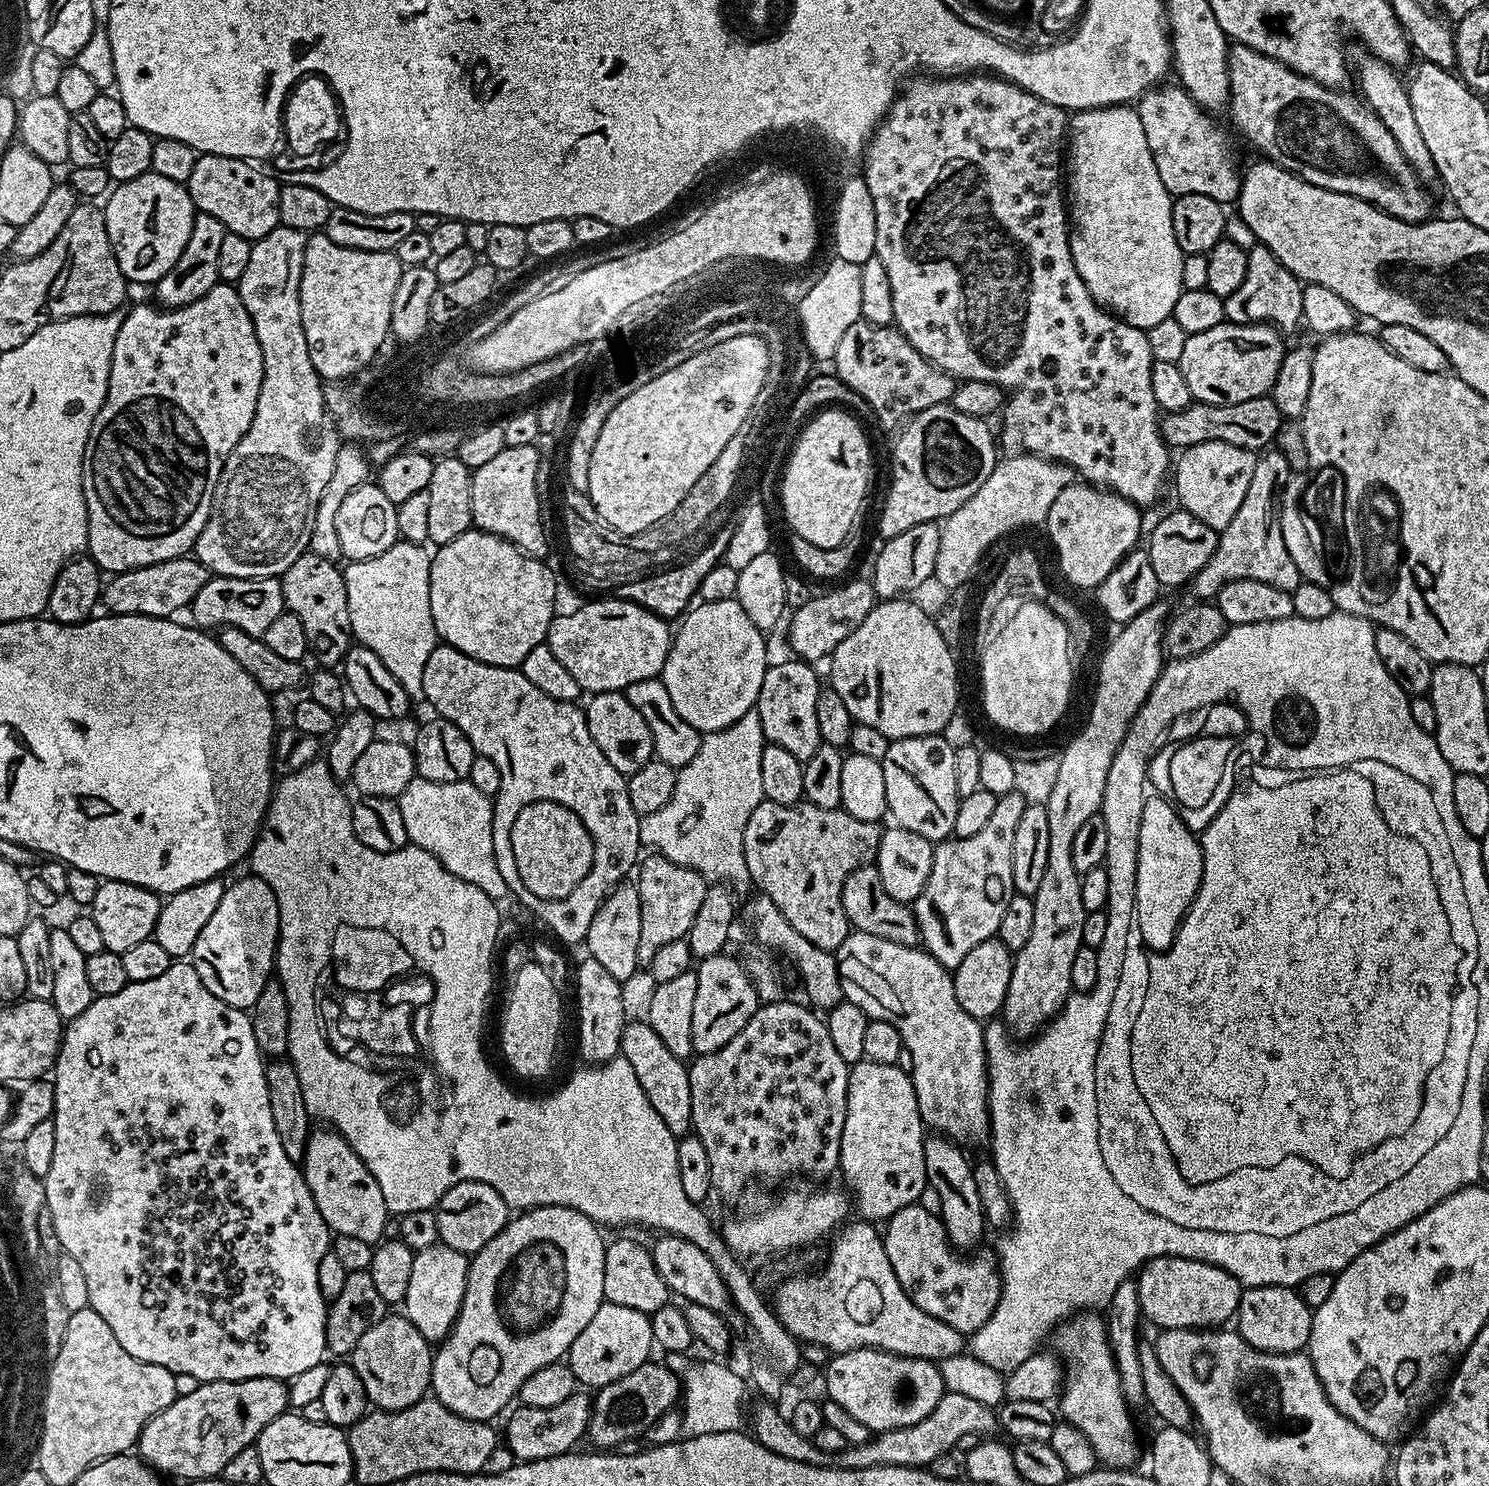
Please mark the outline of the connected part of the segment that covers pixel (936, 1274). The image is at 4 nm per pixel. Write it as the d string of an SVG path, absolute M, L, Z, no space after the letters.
M918 1203L906 1206L888 1217L886 1227L882 1232L886 1258L890 1258L890 1266L894 1266L894 1274L898 1274L902 1290L906 1290L918 1310L926 1310L926 1314L946 1322L946 1326L954 1326L954 1330L965 1334L976 1332L994 1314L999 1304L1001 1275L997 1257L991 1251L988 1253L976 1250L969 1255L973 1255L969 1260L960 1260L961 1253L949 1240L943 1220L939 1215L924 1210Z

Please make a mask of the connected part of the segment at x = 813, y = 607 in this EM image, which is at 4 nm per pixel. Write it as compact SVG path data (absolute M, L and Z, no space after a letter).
M864 578L864 580L852 580L849 582L849 584L841 583L839 586L841 588L836 588L833 590L833 592L824 592L821 591L815 598L813 598L810 602L806 602L806 606L802 606L801 608L795 609L791 613L791 620L789 622L789 644L792 647L793 653L799 659L805 661L805 662L817 662L816 660L824 660L827 661L829 657L832 655L832 651L836 649L837 646L839 646L840 643L842 643L843 640L846 639L850 634L854 634L854 630L858 630L858 626L861 622L866 618L866 614L870 614L870 610L872 608L875 608L878 603L878 597L876 594L876 591L872 588L872 582L871 579Z

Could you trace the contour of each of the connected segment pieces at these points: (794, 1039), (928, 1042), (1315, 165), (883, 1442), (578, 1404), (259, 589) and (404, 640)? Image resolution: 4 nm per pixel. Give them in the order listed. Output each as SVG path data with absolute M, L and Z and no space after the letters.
M785 998L775 1001L773 1004L761 1003L756 1009L755 1014L750 1018L750 1022L746 1022L746 1026L742 1026L742 1030L738 1030L738 1034L734 1034L734 1038L730 1038L730 1042L726 1042L726 1046L722 1046L722 1050L714 1050L713 1052L705 1052L697 1055L691 1061L688 1069L688 1077L690 1078L690 1106L692 1107L692 1127L694 1134L699 1137L702 1146L706 1146L706 1155L710 1161L710 1178L712 1179L713 1189L717 1193L721 1192L724 1196L736 1196L751 1180L784 1180L787 1176L796 1176L799 1172L813 1172L816 1176L828 1176L831 1172L835 1173L840 1166L840 1147L842 1146L842 1126L846 1126L846 1102L848 1101L848 1069L849 1065L842 1058L842 1054L838 1054L838 1050L834 1050L834 1042L830 1042L830 1034L828 1033L828 1025L823 1019L820 1020L815 1016L817 1013L811 1007L803 1008L800 1004L791 1004L791 999Z
M849 931L847 938L834 953L844 999L854 1002L869 1020L890 1022L902 1034L904 1048L914 1057L910 1073L918 1098L918 1110L925 1125L933 1133L947 1136L959 1144L982 1144L989 1141L988 1119L988 1055L984 1049L984 1028L958 1002L954 994L952 972L942 967L929 952L919 947L907 948L886 938L874 938L874 934Z
M1233 43L1229 47L1228 74L1232 120L1263 159L1274 161L1314 186L1369 200L1383 212L1408 224L1422 224L1433 215L1432 200L1427 190L1420 188L1421 178L1403 156L1393 135L1355 95L1347 96L1347 91L1322 86L1245 44Z
M945 1391L944 1397L938 1402L938 1406L922 1422L914 1422L914 1426L902 1426L894 1430L886 1430L873 1435L871 1440L864 1444L850 1444L842 1452L823 1452L809 1437L798 1434L794 1430L791 1419L784 1416L772 1404L760 1404L756 1413L750 1416L751 1435L755 1443L766 1446L774 1454L782 1458L790 1458L794 1462L802 1462L819 1468L845 1468L846 1470L862 1470L863 1468L877 1468L878 1466L906 1466L907 1468L927 1469L934 1458L942 1454L952 1452L958 1438L970 1431L978 1431L983 1434L998 1424L998 1416L991 1407L982 1402L966 1398L963 1394Z
M578 1390L574 1394L570 1394L570 1398L558 1402L558 1406L550 1406L549 1408L539 1408L538 1406L516 1406L511 1409L512 1417L508 1420L504 1432L502 1428L502 1440L508 1443L510 1451L516 1455L515 1459L520 1462L530 1460L549 1460L555 1456L567 1456L573 1451L572 1447L581 1439L585 1439L588 1423L590 1422L590 1414L592 1413L593 1397L587 1391Z
M217 576L210 578L190 605L191 623L201 630L237 628L253 638L263 638L266 630L285 611L284 595L279 579L267 576L261 580Z
M400 540L377 557L343 565L352 635L370 649L402 682L410 698L423 697L422 670L435 650L438 637L430 614L430 566L432 556L424 544Z

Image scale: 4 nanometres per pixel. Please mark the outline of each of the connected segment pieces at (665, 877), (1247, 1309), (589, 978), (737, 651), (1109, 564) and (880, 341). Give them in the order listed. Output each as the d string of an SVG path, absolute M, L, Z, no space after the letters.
M659 854L645 855L639 861L639 872L640 877L634 880L642 914L642 930L638 930L638 965L650 966L654 962L654 954L658 954L666 942L687 937L710 884L702 874L686 866L678 866L678 862L670 862L670 858Z
M1245 1287L1240 1293L1240 1305L1234 1317L1235 1331L1239 1332L1240 1337L1246 1342L1250 1342L1250 1346L1263 1352L1274 1354L1304 1352L1310 1338L1314 1308L1296 1292L1299 1291L1295 1287Z
M584 958L580 965L574 968L574 984L576 980L576 1004L580 1007L580 1052L589 1065L595 1066L606 1060L617 1059L620 1050L620 1035L626 1023L624 1017L624 996L620 993L621 981L609 974L601 964L591 958Z
M734 598L726 602L710 602L709 604L703 602L697 603L695 607L679 621L679 624L680 629L678 627L675 629L672 638L672 648L668 652L662 673L662 679L666 686L666 694L670 694L670 702L674 702L674 710L678 710L678 714L682 714L682 718L686 718L686 722L690 722L690 726L694 726L701 734L717 732L726 726L730 726L734 722L738 722L738 718L742 718L742 714L753 711L756 707L756 699L762 690L762 678L769 668L766 660L765 633L758 626L754 626L754 622L750 622L750 618L746 618L746 610L742 610L742 606Z
M1087 482L1067 484L1062 494L1054 498L1046 521L1048 536L1056 547L1065 578L1080 588L1095 590L1106 574L1118 566L1120 559L1141 543L1140 512L1137 505L1117 492Z
M861 318L842 334L842 342L838 342L838 350L834 357L835 375L839 376L846 386L854 389L868 403L871 415L880 419L884 428L903 425L909 418L917 416L935 404L947 404L952 399L957 381L941 368L936 368L929 360L918 352L895 326L876 327Z

